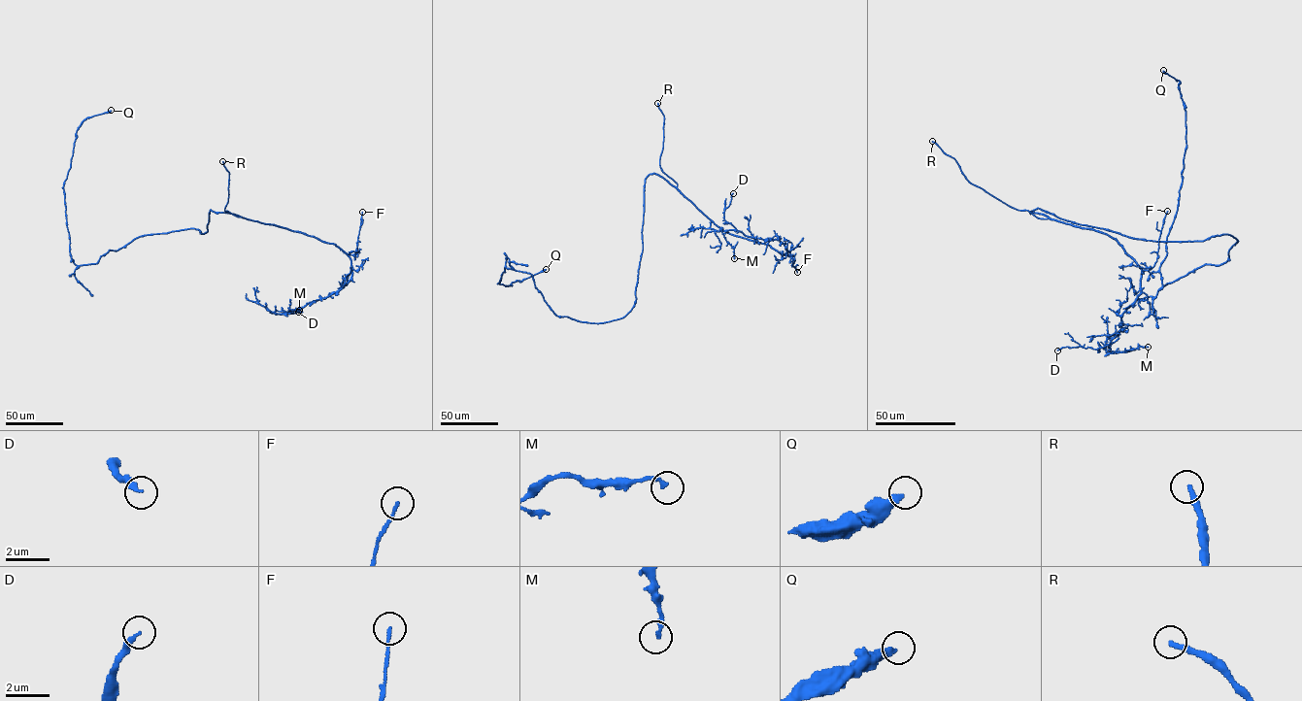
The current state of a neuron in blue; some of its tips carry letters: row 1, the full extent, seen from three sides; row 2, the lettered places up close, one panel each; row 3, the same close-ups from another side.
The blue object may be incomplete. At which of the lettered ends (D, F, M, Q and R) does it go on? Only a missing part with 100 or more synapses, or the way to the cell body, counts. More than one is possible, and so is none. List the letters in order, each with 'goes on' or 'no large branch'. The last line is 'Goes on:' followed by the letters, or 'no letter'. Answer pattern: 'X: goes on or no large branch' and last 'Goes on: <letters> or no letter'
D: no large branch
F: no large branch
M: no large branch
Q: no large branch
R: goes on
Goes on: R

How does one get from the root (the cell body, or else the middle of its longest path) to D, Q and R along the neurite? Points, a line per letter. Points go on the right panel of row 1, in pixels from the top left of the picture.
D: (1139, 239), (1037, 208), (1029, 212), (1107, 234), (1142, 270), (1141, 293), (1109, 344), (1057, 350)
Q: (1139, 239), (1227, 234), (1237, 241), (1225, 262), (1163, 285), (1186, 146), (1180, 82), (1163, 70)
R: (1139, 239), (1073, 223), (1037, 208), (1029, 212), (1049, 217), (1013, 208), (972, 183), (957, 162), (932, 141)

